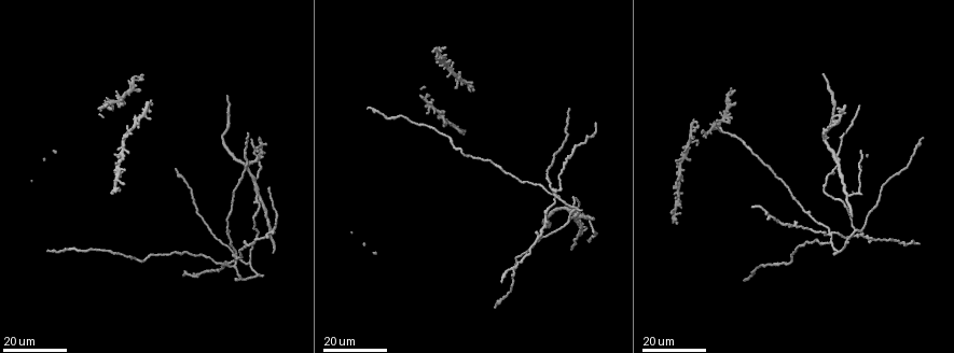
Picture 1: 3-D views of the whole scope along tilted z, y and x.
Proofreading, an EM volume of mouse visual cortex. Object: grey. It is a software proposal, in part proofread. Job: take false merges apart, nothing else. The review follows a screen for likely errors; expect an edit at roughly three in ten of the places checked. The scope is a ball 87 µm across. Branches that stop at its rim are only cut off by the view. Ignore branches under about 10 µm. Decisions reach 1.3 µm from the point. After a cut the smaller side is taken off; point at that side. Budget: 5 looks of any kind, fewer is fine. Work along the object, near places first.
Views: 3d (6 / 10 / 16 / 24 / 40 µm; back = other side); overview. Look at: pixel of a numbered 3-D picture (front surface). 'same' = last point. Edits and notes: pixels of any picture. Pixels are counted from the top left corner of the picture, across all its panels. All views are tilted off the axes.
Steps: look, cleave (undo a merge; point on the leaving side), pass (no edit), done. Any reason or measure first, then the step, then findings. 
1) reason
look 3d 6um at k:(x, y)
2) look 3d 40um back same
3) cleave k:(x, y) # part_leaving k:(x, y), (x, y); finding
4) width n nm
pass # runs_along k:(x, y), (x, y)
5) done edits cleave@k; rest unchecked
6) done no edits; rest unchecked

thick turns thin
look 3d 24um at 1:(560, 198)

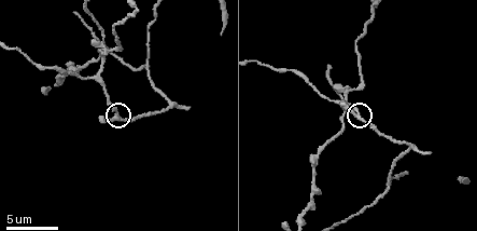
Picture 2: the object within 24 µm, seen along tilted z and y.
look 3d 6um at 2:(357, 116)

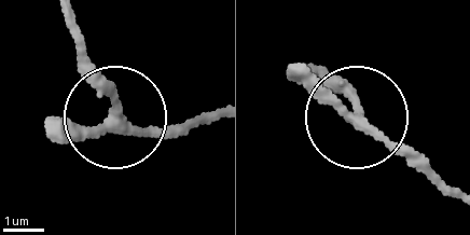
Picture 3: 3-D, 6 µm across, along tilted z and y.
arms 3
pass # runs_along 3:(63, 14), (84, 68), (122, 122), (181, 130); one neuron here

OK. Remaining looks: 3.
four-way junction
look 3d 10um at 2:(346, 113)

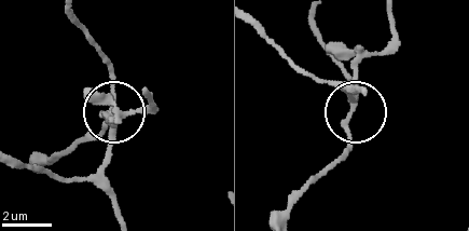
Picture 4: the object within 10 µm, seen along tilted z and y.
cleave 4:(357, 50) # two neurons meet here

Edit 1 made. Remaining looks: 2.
small branch off a trunk
look 3d 16um at 1:(822, 137)

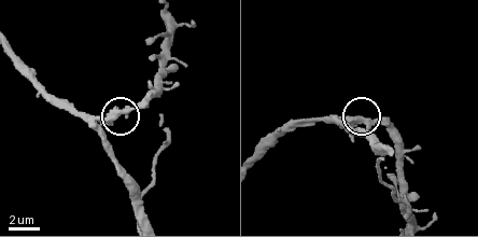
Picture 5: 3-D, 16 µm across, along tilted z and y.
closer look
look 3d 6um at 5:(108, 119)

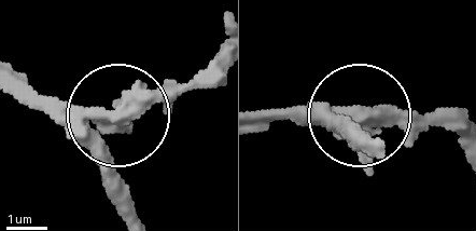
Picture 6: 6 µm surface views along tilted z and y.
arms 3
cleave 6:(134, 87) # part_leaving 6:(319, 110), (439, 117), (460, 131); two neurons meet here

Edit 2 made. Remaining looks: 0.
done edits cleave@4, cleave@6; rest unchecked

